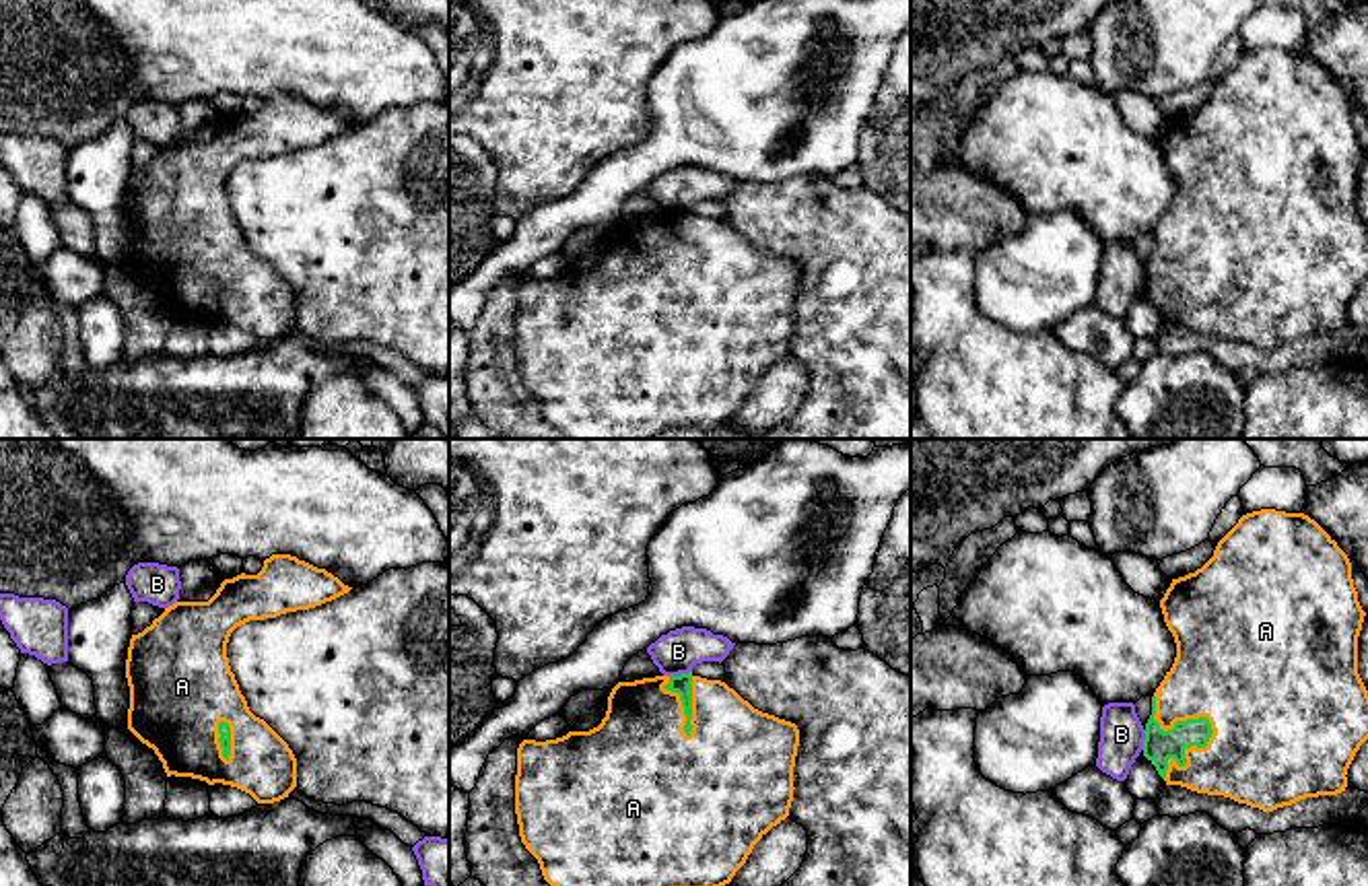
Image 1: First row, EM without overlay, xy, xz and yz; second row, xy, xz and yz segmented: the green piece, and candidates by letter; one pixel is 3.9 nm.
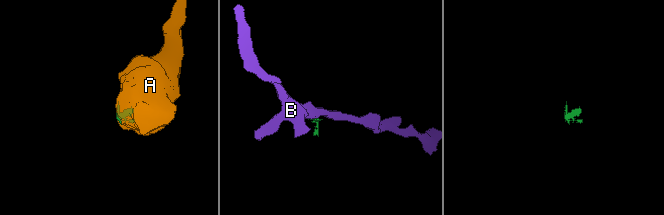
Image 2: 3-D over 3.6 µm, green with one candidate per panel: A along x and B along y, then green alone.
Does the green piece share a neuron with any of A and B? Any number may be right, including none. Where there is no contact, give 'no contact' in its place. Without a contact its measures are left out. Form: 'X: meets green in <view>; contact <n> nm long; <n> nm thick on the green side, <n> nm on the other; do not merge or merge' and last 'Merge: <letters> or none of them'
A: meets green in yz; contact 340 nm long; 120 nm thick on the green side, 500 nm on the other; merge
B: meets green in xz; contact 90 nm long; 80 nm thick on the green side, 170 nm on the other; do not merge
Merge: A

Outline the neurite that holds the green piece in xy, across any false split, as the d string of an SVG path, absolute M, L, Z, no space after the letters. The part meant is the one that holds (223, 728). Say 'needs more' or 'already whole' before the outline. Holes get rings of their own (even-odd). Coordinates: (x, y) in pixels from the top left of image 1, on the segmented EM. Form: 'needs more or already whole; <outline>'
needs more; M272 554L258 575L225 579L208 602L175 602L142 633L132 635L126 659L130 686L128 729L155 750L167 777L223 783L274 804L297 787L297 758L288 744L255 717L239 690L227 657L231 633L249 622L309 610L352 587L326 569L290 554Z

